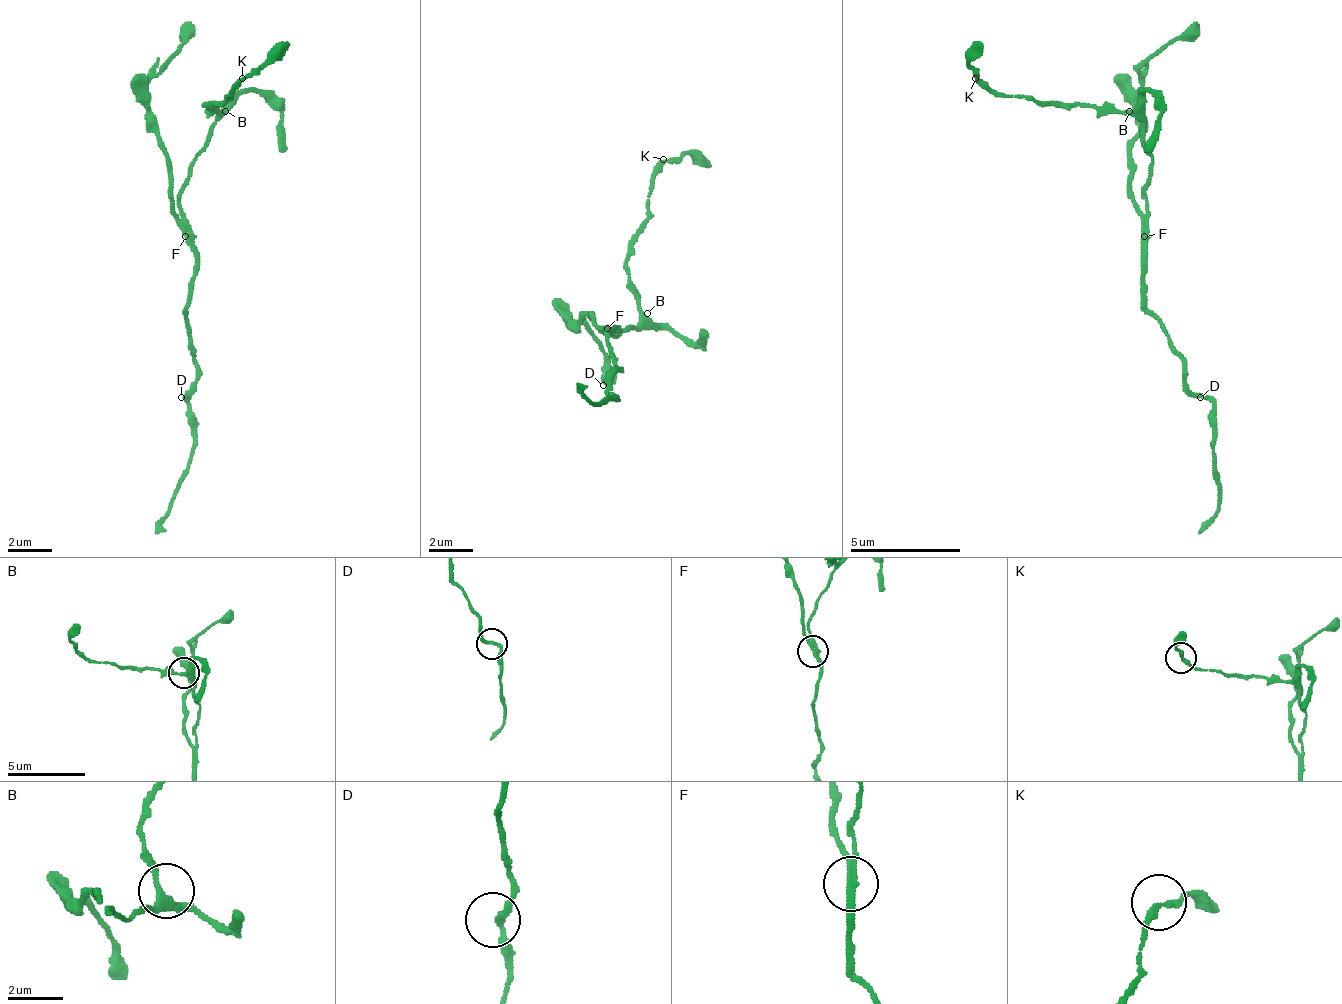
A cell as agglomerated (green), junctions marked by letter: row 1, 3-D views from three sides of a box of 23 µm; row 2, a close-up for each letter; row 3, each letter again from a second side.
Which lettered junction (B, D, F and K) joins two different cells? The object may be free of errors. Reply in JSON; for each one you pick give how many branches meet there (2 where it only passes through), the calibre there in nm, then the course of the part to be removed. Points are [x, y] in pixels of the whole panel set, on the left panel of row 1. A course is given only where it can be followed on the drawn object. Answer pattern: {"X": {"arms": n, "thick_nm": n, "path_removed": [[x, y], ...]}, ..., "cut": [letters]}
{"F": {"arms": 3, "thick_nm": 180, "path_removed": [[187, 238], [170, 188], [148, 83], [181, 45], [187, 23]]}, "cut": ["F"]}

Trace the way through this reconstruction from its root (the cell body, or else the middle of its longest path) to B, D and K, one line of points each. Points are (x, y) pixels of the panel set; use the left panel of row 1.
B: (187, 221), (181, 210), (181, 183), (187, 177), (187, 166), (209, 138), (209, 127), (225, 111)
D: (187, 221), (187, 243), (198, 260), (192, 304), (187, 309), (187, 348), (198, 364), (198, 381), (181, 397)
K: (187, 221), (181, 183), (220, 116), (203, 105), (214, 105), (242, 78)

